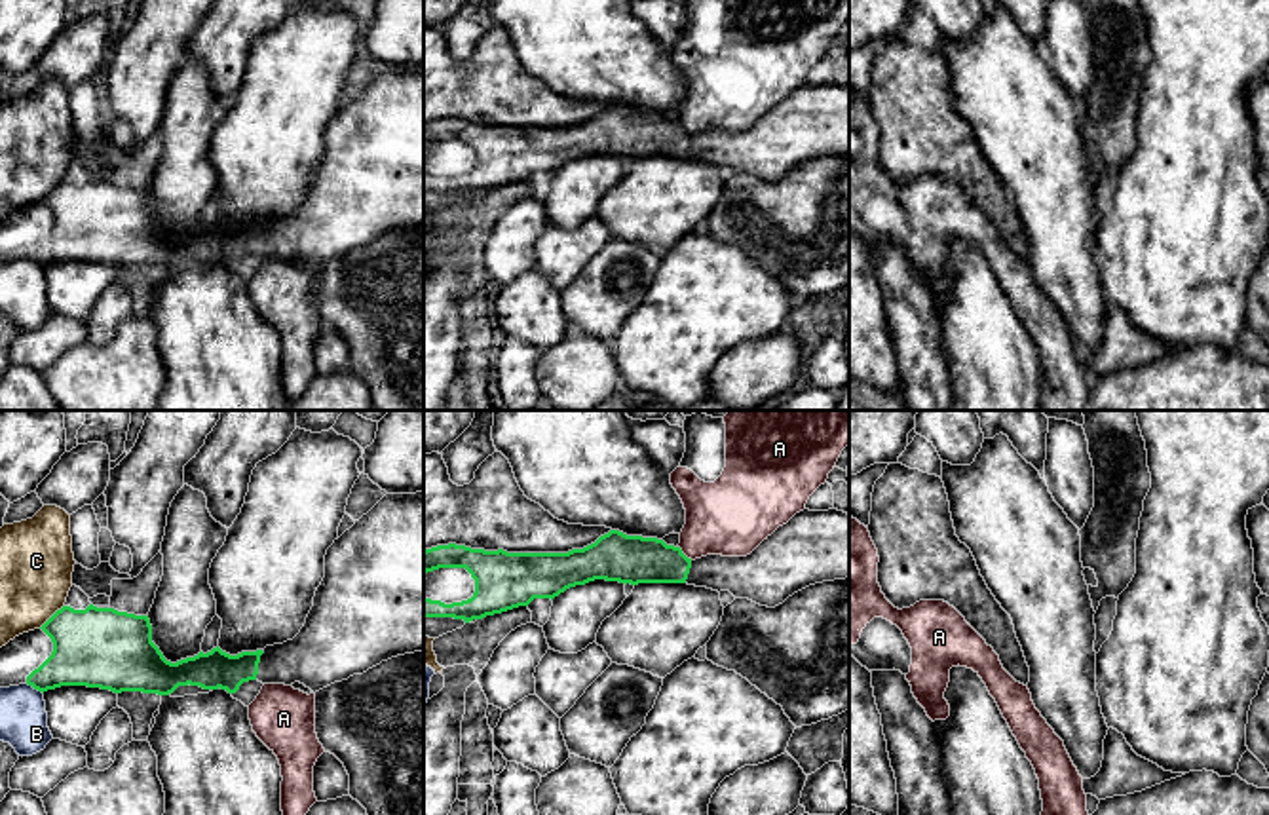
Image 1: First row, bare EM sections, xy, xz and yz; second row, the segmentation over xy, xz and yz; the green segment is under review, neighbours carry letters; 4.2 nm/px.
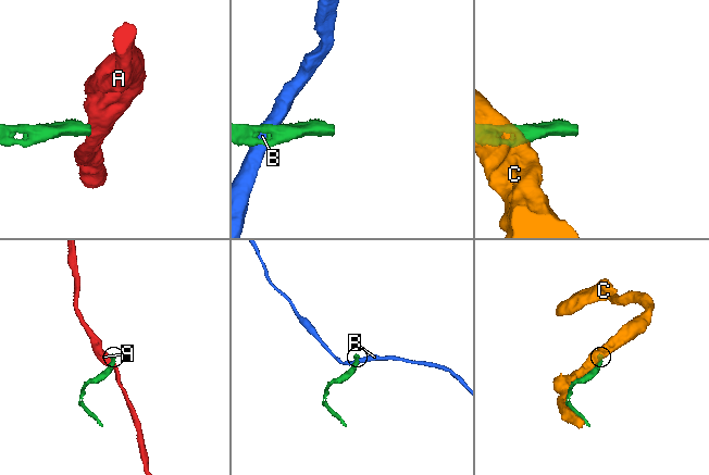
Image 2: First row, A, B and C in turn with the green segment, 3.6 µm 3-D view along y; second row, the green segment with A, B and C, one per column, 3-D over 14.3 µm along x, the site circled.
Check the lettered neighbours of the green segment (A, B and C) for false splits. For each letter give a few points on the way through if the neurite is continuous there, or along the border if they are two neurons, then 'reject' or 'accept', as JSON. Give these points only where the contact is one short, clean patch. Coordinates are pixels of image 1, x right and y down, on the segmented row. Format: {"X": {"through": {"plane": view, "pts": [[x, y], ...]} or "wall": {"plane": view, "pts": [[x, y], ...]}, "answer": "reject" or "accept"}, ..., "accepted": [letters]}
{"A": {"wall": {"plane": "xz", "pts": [[679, 546], [692, 559]]}, "answer": "reject"}, "B": {"wall": {"plane": "xy", "pts": [[25, 682], [42, 694]]}, "answer": "reject"}, "C": {"answer": "reject"}, "accepted": []}

